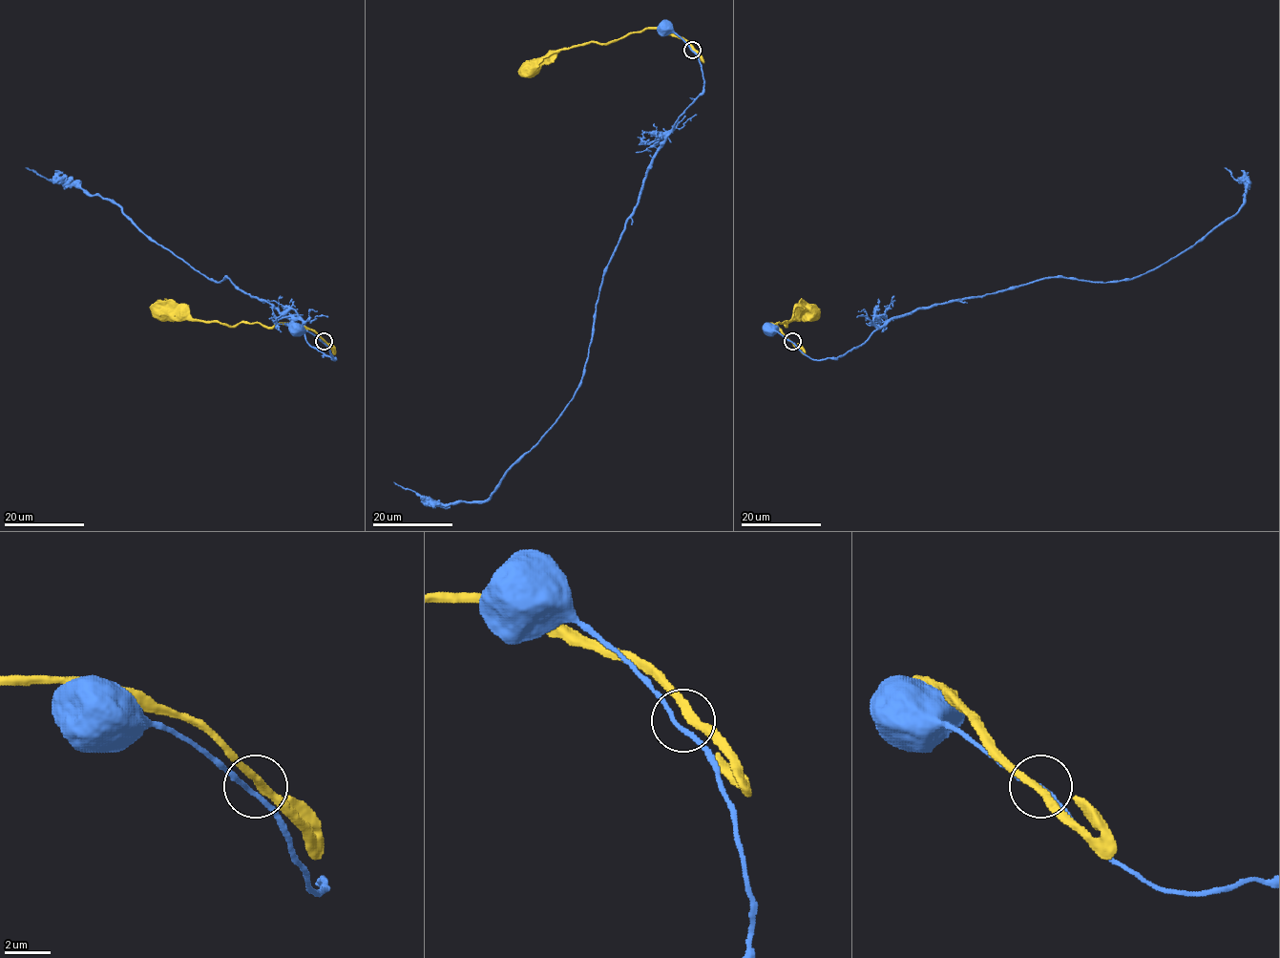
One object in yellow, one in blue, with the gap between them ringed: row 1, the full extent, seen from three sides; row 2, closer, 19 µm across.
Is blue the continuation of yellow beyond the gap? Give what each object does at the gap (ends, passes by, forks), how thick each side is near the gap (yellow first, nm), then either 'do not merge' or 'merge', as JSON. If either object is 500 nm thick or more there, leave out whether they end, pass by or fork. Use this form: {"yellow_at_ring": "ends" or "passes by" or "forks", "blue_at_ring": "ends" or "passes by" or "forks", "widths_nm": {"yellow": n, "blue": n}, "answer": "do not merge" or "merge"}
{"yellow_at_ring": "passes by", "blue_at_ring": "passes by", "widths_nm": {"yellow": 320, "blue": 200}, "answer": "do not merge"}

